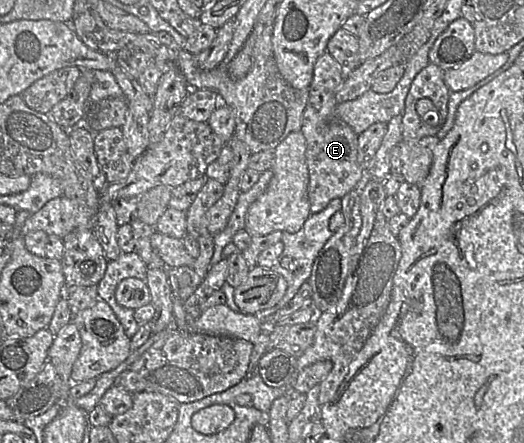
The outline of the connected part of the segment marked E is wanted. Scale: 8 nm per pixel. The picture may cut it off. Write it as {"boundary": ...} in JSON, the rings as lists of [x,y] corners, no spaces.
{"boundary":[[[325,52],[315,62],[312,82],[308,86],[308,102],[302,114],[301,131],[306,139],[308,167],[308,200],[311,213],[324,210],[331,200],[342,198],[366,178],[366,170],[359,164],[358,134],[344,121],[334,116],[335,95],[345,77],[345,68]]]}

